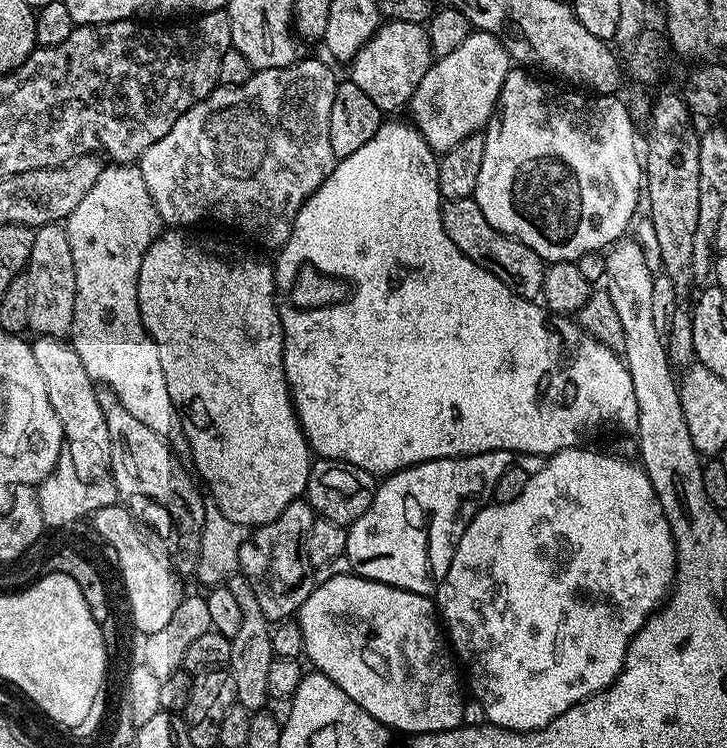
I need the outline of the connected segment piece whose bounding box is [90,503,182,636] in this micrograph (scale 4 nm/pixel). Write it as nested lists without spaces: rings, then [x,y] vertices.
[[[104,504],[91,513],[92,528],[95,533],[103,533],[106,540],[112,541],[120,554],[120,564],[123,564],[124,576],[127,577],[128,591],[132,596],[133,611],[136,617],[137,633],[149,636],[154,630],[162,630],[170,618],[174,618],[174,610],[178,610],[182,599],[180,592],[181,577],[175,571],[171,572],[154,553],[148,549],[146,541],[140,537],[136,529],[136,520],[120,504]]]

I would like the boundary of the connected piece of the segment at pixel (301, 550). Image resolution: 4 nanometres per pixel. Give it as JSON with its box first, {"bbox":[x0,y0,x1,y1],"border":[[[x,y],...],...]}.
{"bbox":[239,499,317,622],"border":[[[307,499],[295,500],[274,522],[259,525],[253,536],[251,533],[250,542],[241,546],[239,571],[249,580],[257,594],[258,606],[262,606],[262,614],[269,622],[295,617],[314,587],[314,565],[306,554],[306,534],[310,534],[310,526],[317,518]]]}

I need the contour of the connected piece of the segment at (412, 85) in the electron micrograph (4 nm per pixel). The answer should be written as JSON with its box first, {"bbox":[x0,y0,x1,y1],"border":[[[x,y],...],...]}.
{"bbox":[350,19,434,114],"border":[[[389,19],[389,24],[384,24],[380,29],[373,31],[369,39],[358,50],[357,54],[350,61],[352,68],[352,76],[350,82],[354,86],[358,86],[358,90],[363,90],[366,98],[370,98],[370,102],[374,102],[374,106],[378,106],[381,113],[392,114],[395,108],[400,108],[409,103],[412,95],[416,92],[418,82],[422,82],[424,75],[428,73],[428,68],[434,63],[432,47],[428,41],[428,29],[424,24],[415,24],[409,20]]]}

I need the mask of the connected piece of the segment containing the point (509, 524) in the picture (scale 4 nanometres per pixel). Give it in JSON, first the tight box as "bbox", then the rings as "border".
{"bbox":[434,447,676,732],"border":[[[584,447],[567,448],[547,457],[541,463],[544,465],[529,475],[526,490],[522,490],[522,494],[518,494],[514,502],[492,502],[483,508],[472,519],[470,526],[466,526],[454,550],[450,570],[446,578],[442,578],[434,597],[451,651],[466,673],[467,687],[470,692],[472,687],[471,695],[480,701],[482,708],[486,710],[488,723],[493,724],[495,728],[515,732],[533,732],[545,728],[547,724],[554,722],[554,718],[558,718],[558,714],[566,714],[570,706],[610,687],[624,669],[626,650],[634,634],[638,634],[638,630],[648,621],[649,616],[665,603],[676,579],[676,543],[672,537],[670,522],[643,467],[636,462],[631,464],[620,456],[607,456],[604,452],[591,452]]]}

